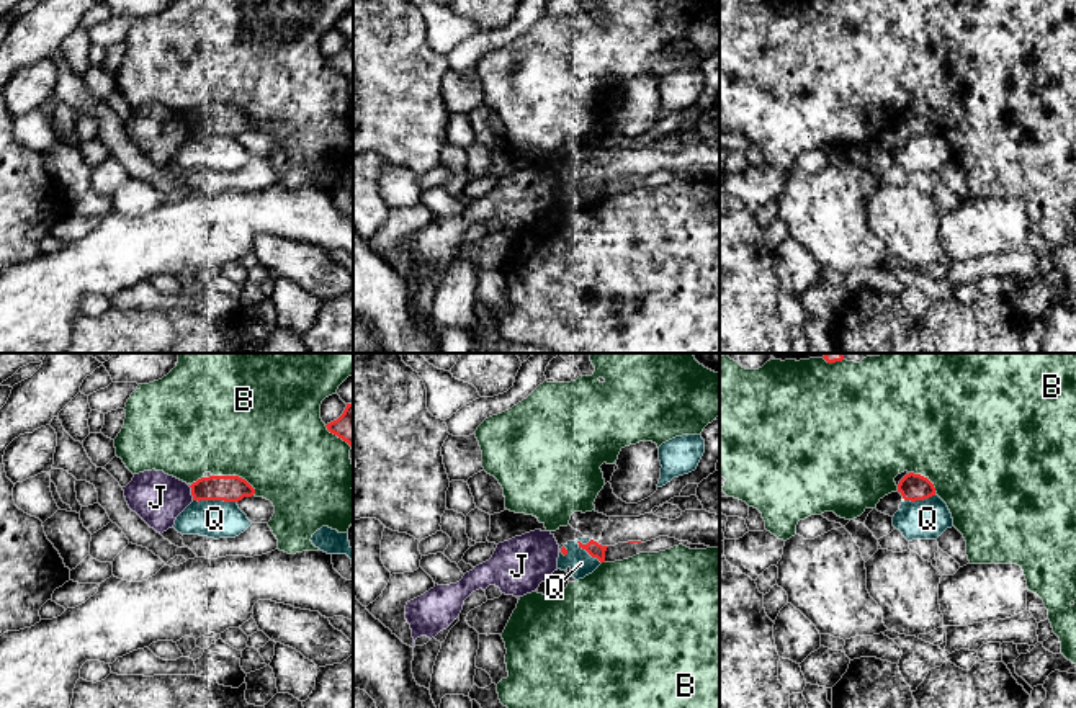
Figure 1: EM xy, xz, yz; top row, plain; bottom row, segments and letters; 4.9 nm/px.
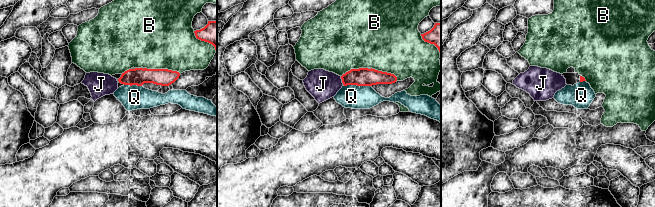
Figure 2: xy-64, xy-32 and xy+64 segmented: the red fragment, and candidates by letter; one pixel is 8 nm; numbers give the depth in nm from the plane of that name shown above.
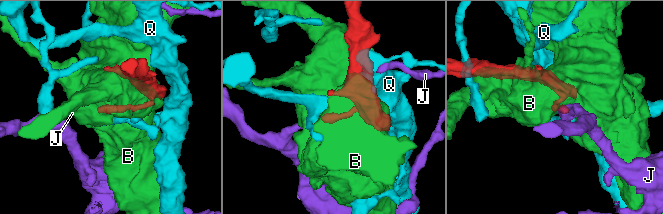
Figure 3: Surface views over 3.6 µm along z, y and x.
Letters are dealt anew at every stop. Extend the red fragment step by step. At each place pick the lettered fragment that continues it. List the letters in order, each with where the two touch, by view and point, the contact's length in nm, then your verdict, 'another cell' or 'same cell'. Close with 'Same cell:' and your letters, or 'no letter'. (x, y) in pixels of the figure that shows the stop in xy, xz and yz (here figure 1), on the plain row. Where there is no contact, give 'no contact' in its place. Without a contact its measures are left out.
B: xy (236, 110) | 240 nm | another cell
J: xy (192, 126) | 80 nm | another cell
Q: xy (215, 133) | 220 nm | another cell
Same cell: no letter

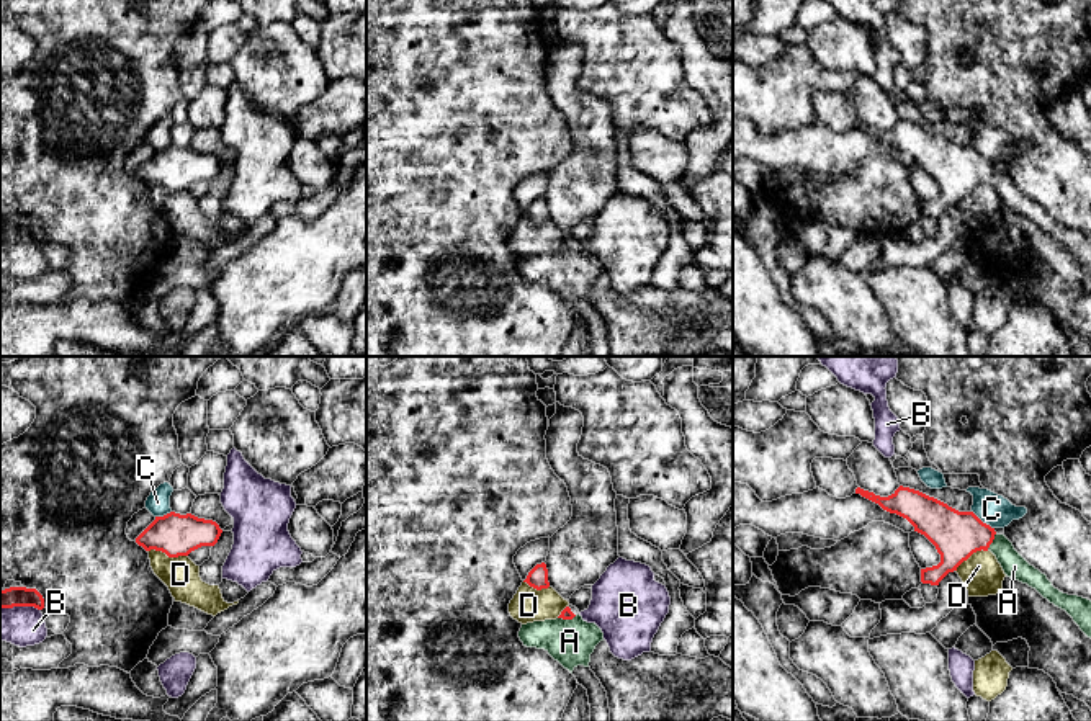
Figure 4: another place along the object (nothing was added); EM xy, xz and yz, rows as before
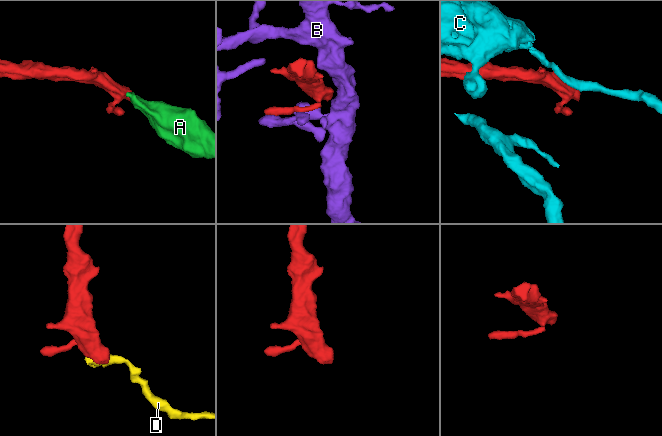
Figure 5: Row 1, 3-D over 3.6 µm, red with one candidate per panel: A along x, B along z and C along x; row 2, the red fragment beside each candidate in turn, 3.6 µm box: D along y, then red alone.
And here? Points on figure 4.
A: yz (992, 175) | 100 nm | same cell
B: xy (20, 239) | 200 nm | another cell
C: yz (982, 156) | 140 nm | another cell
D: xy (167, 188) | 200 nm | another cell
Same cell: A

